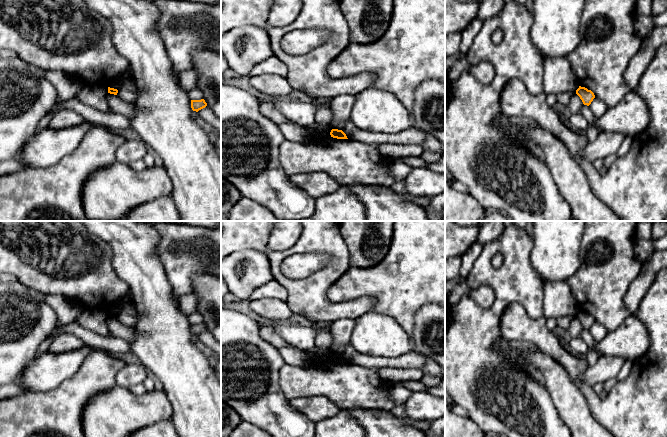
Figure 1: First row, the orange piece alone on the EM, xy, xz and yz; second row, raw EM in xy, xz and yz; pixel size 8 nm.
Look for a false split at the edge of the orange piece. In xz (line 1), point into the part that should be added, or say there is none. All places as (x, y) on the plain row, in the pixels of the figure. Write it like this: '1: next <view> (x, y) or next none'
1: next none

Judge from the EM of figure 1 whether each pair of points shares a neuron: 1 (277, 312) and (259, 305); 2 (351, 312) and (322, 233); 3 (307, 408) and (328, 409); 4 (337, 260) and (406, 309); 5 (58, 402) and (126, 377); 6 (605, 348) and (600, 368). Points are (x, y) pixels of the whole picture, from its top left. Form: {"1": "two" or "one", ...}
{"1": "one", "2": "one", "3": "one", "4": "two", "5": "two", "6": "two"}

